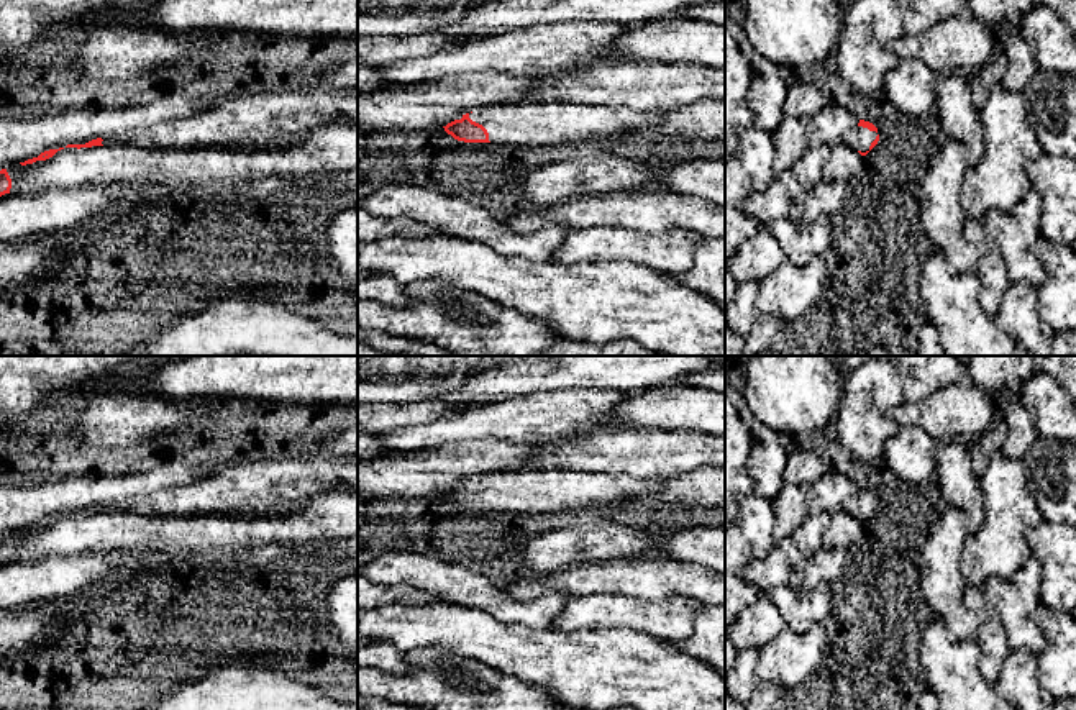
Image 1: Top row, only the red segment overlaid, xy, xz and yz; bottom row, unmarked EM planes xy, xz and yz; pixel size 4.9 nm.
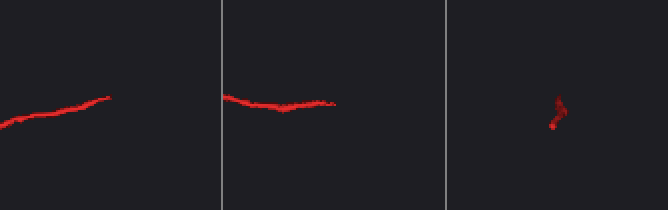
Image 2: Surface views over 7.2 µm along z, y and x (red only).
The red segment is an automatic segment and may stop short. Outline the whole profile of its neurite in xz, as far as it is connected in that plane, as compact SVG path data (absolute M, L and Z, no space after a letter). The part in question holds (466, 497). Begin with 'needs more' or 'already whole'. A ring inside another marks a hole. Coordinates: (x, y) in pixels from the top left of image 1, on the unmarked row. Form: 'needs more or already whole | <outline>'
needs more | M517 469L466 480L443 495L464 510L613 513L659 494L664 484L666 479L631 474Z

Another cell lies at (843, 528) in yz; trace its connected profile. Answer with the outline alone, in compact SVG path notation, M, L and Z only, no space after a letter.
M845 510L832 513L830 523L823 531L823 548L846 549L851 541L864 538L864 523Z

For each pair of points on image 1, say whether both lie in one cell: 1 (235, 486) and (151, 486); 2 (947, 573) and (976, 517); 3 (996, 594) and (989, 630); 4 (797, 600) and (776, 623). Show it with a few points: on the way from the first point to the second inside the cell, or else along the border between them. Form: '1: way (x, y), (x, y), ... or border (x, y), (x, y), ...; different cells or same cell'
1: border (223, 468), (189, 486), (159, 489), (151, 494); different cells
2: border (950, 505), (965, 514), (965, 532), (968, 535); different cells
3: border (980, 589), (996, 612), (1007, 641); different cells
4: border (768, 594), (788, 627); different cells

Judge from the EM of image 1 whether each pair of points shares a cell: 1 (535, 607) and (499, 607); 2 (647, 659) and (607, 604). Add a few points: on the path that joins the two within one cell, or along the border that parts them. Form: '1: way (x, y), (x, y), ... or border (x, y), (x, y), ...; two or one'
1: way (527, 609), (507, 609); one
2: border (586, 630), (640, 630), (663, 640); two

